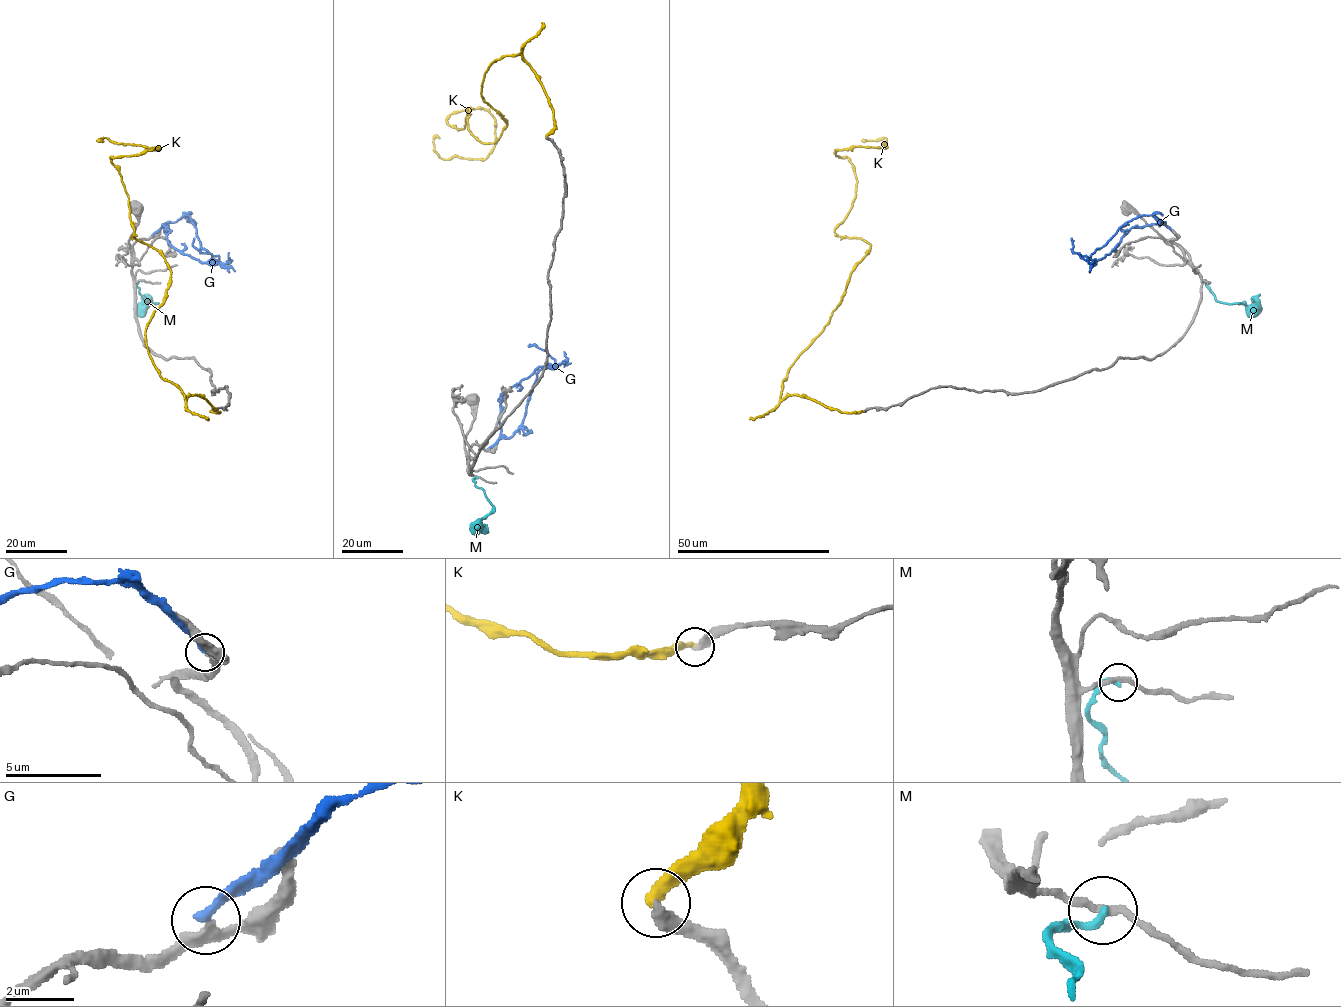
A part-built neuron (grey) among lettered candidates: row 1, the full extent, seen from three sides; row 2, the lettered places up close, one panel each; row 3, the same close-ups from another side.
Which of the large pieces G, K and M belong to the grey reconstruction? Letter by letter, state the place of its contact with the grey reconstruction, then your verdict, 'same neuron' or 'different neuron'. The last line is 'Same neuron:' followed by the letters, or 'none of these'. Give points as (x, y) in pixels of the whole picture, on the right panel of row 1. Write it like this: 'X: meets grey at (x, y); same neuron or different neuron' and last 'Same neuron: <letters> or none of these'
G: meets grey at (1176, 235); different neuron
K: meets grey at (864, 411); different neuron
M: meets grey at (1204, 280); different neuron
Same neuron: none of these

